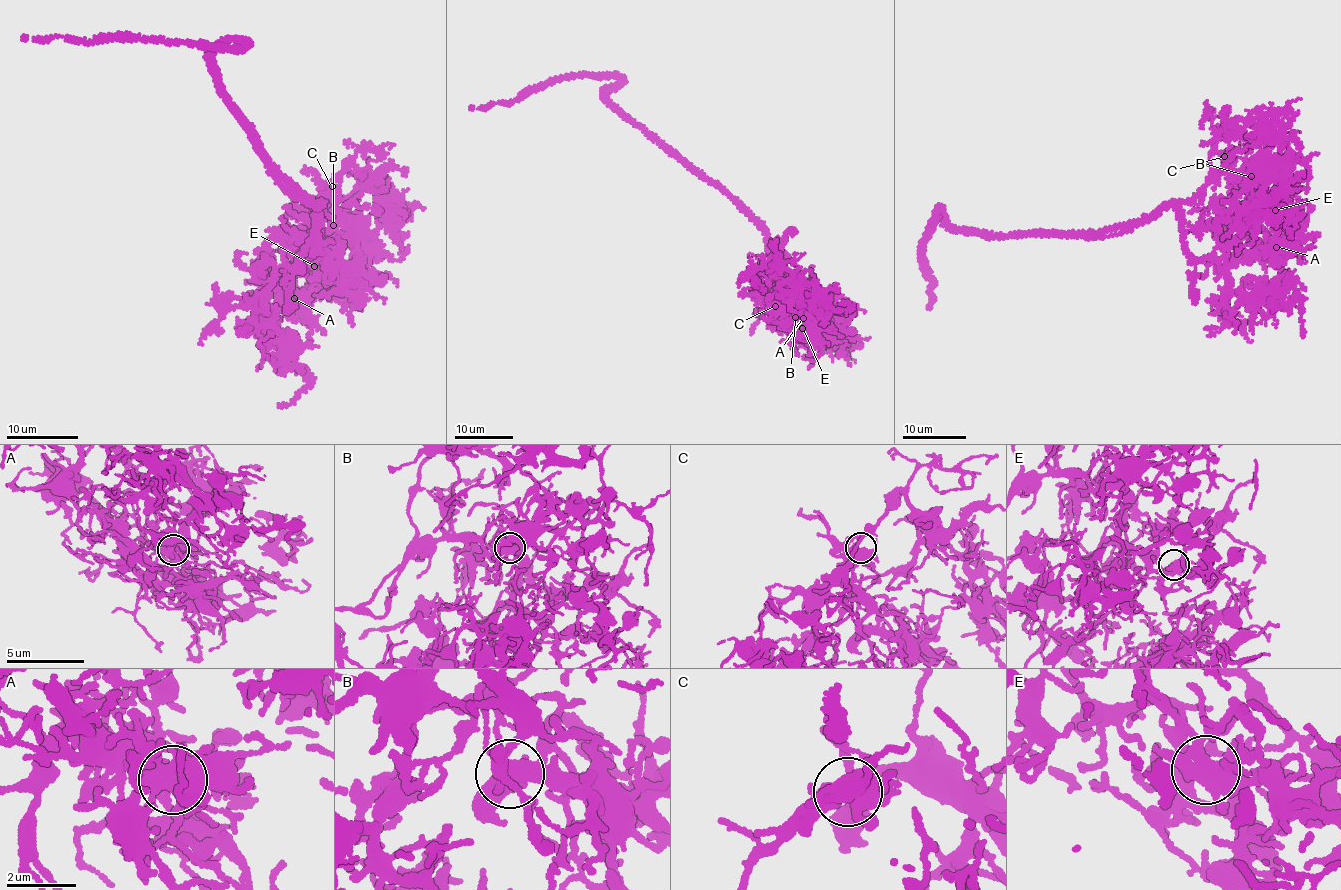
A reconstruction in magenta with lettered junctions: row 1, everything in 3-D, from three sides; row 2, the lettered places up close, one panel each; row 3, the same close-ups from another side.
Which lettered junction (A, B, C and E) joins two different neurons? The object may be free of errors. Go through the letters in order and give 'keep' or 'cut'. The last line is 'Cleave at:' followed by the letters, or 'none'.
A: keep
B: keep
C: keep
E: keep
Cleave at: none

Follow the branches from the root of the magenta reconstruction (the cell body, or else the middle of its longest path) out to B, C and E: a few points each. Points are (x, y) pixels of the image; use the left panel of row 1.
B: (261, 157), (271, 162), (314, 206), (318, 205), (316, 209), (330, 202), (335, 216), (331, 223), (333, 225)
C: (261, 157), (271, 162), (314, 206), (318, 205), (316, 209), (325, 206), (323, 201), (329, 198), (332, 186)
E: (261, 157), (318, 205), (319, 236), (308, 251), (337, 254), (339, 261), (328, 266), (304, 262), (314, 266)

